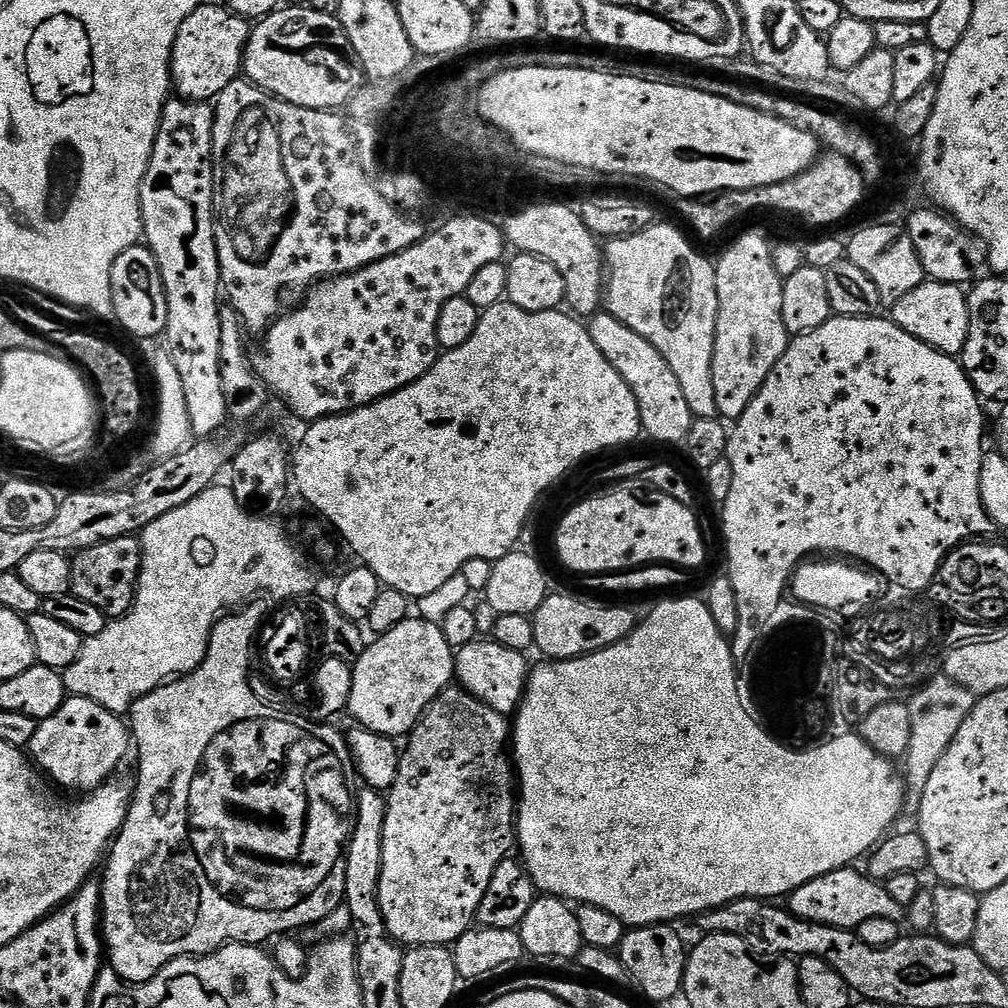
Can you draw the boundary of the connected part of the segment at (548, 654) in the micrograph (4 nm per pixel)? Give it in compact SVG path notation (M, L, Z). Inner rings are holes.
M553 591L544 601L542 602L542 606L538 606L538 610L533 612L532 615L532 625L534 626L534 648L538 653L541 652L541 657L547 658L549 661L555 662L557 660L573 660L574 658L578 658L579 656L589 656L590 654L594 654L596 649L604 648L605 646L610 646L611 648L616 647L618 642L622 642L623 640L627 640L631 634L631 631L634 630L634 626L637 622L637 613L632 613L630 609L624 608L623 605L613 606L612 608L607 609L599 609L596 601L592 600L591 595L584 594L584 596L575 596L572 592L556 592Z

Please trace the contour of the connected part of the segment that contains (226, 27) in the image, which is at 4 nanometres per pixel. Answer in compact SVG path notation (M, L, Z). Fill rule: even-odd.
M205 2L182 22L172 47L172 88L181 100L215 101L217 96L241 75L244 51L253 25L234 14L223 3Z

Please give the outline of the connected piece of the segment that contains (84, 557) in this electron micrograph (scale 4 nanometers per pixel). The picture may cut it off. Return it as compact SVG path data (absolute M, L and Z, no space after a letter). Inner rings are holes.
M133 534L122 538L110 538L110 542L98 542L98 546L83 548L71 557L73 596L83 598L102 610L109 618L129 615L136 603L136 588L140 584L142 546L140 536Z

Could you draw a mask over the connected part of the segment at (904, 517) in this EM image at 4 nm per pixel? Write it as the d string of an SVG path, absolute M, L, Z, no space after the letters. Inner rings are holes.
M833 315L831 320L827 320L822 326L818 326L818 330L810 330L806 334L789 339L788 348L784 351L784 357L774 366L774 370L770 374L770 378L766 378L766 382L762 386L762 390L758 390L758 394L754 398L754 402L750 402L750 406L746 406L746 414L742 414L739 420L735 421L734 427L731 429L728 437L728 455L726 459L734 466L734 486L730 486L730 494L722 502L724 508L724 539L723 543L732 549L731 570L735 573L734 589L739 589L738 595L738 626L734 635L731 637L732 658L735 660L744 660L744 652L748 652L748 644L752 644L752 640L756 640L756 636L760 636L760 632L768 632L768 628L776 628L776 624L780 624L783 620L792 620L792 616L820 616L843 621L846 616L846 608L843 603L826 600L822 602L818 598L806 596L800 592L800 584L796 580L788 580L792 576L792 571L799 566L800 560L804 560L807 556L816 556L821 552L827 558L843 558L849 562L859 562L861 565L867 566L871 571L881 574L893 582L903 582L909 586L920 586L922 582L926 582L931 573L937 566L938 561L945 553L945 549L949 545L957 544L962 538L969 537L970 534L979 532L988 532L992 526L992 517L988 511L984 509L982 502L982 494L980 493L980 471L982 470L982 462L984 461L984 453L986 445L984 445L984 412L980 409L982 405L981 397L978 395L974 385L970 382L970 378L964 373L964 365L955 356L947 356L938 350L934 350L926 342L922 342L918 338L914 338L914 334L906 334L906 330L902 330L890 318L881 318L880 316L837 316Z

